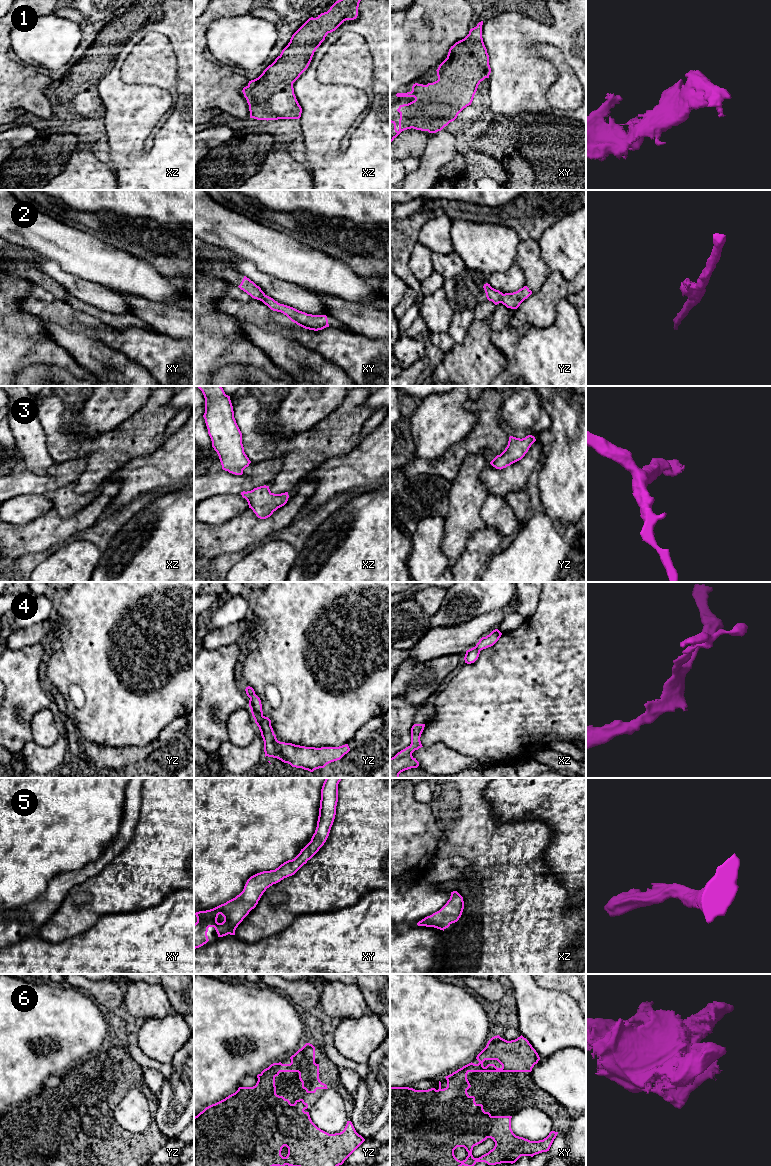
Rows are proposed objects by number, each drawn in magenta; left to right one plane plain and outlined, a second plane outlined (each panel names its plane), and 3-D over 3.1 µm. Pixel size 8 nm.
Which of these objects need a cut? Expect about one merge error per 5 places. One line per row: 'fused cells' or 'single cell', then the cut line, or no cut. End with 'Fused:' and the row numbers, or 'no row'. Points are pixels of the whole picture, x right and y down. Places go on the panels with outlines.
1: single cell; no cut
2: fused cells; cut in yz along (503, 294), (500, 302)
3: single cell; no cut
4: single cell; no cut
5: single cell; no cut
6: single cell; no cut
Fused: 2

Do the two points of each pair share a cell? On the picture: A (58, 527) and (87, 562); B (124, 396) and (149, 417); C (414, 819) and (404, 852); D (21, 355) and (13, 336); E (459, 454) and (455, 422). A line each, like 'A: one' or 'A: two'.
A: two
B: two
C: one
D: one
E: two

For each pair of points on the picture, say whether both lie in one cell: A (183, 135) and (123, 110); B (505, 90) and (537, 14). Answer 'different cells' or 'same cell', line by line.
A: same cell
B: different cells

